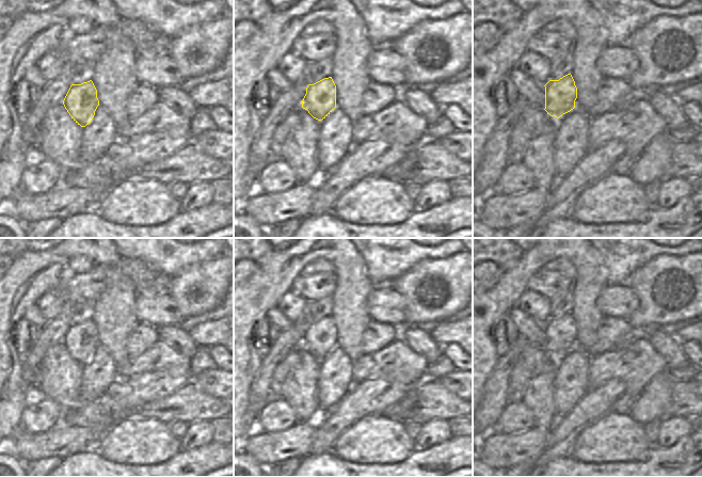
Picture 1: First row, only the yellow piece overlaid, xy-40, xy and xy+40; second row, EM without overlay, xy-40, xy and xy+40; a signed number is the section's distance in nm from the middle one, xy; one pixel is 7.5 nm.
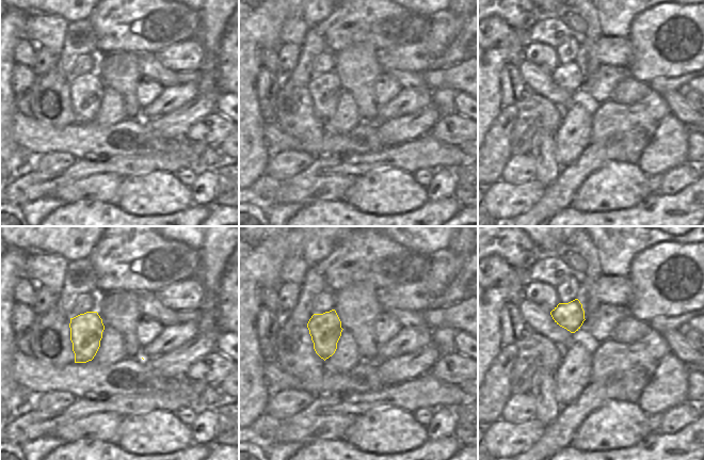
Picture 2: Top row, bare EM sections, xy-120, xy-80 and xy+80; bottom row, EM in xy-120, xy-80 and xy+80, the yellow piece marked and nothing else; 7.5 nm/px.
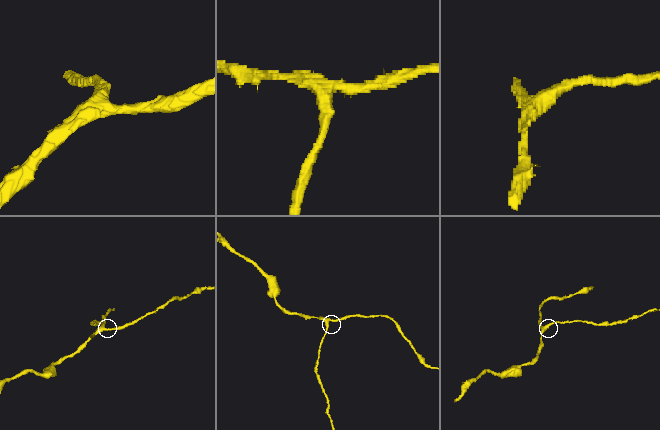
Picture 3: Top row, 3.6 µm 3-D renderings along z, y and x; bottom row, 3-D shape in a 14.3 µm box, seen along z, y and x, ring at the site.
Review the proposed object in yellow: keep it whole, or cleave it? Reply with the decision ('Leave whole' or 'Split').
Leave whole.

